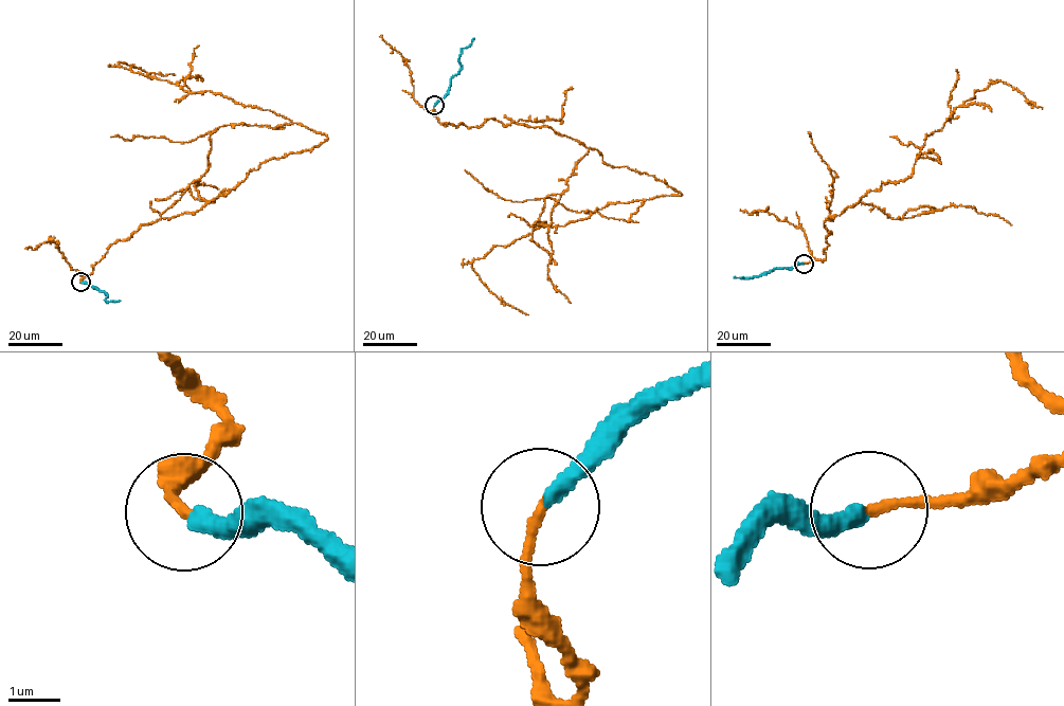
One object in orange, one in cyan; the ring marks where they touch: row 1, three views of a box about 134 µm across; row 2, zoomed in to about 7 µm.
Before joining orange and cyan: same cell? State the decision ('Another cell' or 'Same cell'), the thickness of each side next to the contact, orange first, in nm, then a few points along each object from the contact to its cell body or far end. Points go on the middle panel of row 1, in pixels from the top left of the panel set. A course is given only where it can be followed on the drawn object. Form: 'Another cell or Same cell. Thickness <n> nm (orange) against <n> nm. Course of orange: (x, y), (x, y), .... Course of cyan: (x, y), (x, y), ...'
Another cell. Thickness 180 nm (orange) against 340 nm. Course of orange: (434, 105), (446, 126), (492, 118), (549, 126), (681, 194), (608, 203), (473, 260), (489, 291), (527, 314). Course of cyan: (434, 105), (447, 93), (450, 79), (461, 68), (462, 50), (474, 38)

